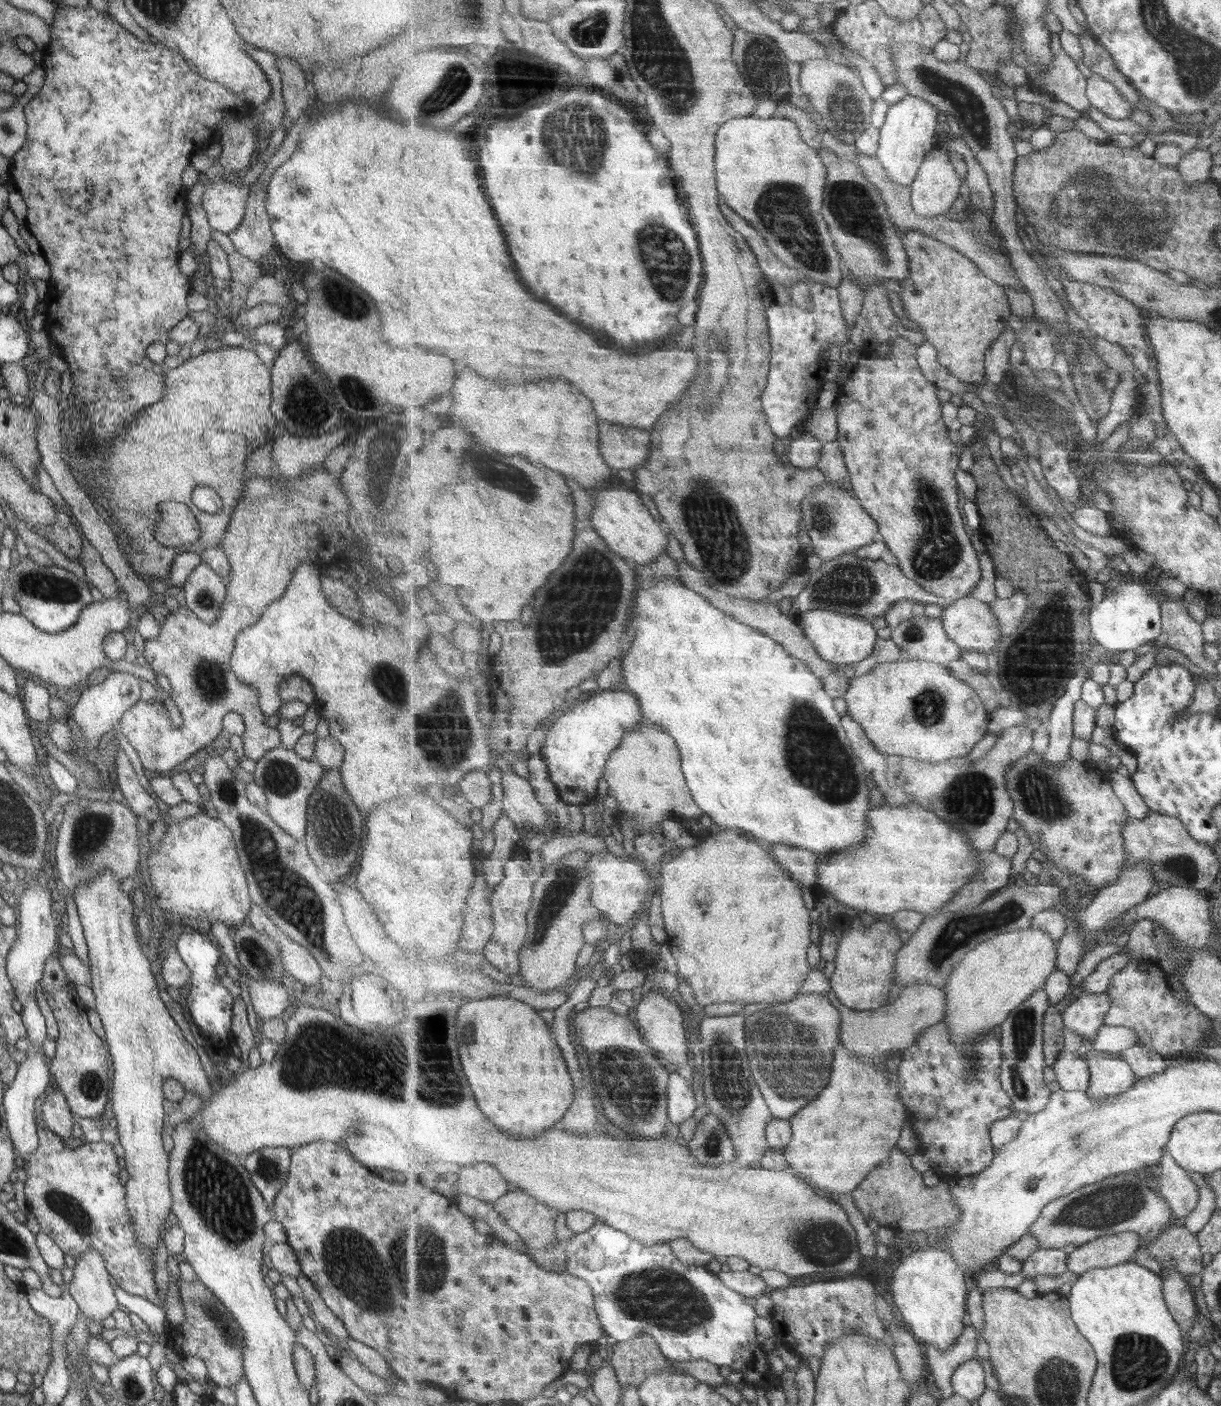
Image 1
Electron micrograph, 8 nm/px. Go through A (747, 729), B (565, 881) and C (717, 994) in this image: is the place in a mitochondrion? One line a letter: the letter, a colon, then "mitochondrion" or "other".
A: other
B: mitochondrion
C: other

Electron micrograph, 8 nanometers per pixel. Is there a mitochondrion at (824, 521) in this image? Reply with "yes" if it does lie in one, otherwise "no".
yes

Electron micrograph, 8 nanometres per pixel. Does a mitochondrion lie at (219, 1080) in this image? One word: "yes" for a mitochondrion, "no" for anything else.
no

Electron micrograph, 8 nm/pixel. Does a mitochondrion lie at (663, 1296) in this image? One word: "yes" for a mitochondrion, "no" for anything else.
yes

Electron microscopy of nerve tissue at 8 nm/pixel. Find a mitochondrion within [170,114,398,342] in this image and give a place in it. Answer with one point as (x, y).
(343, 300)

